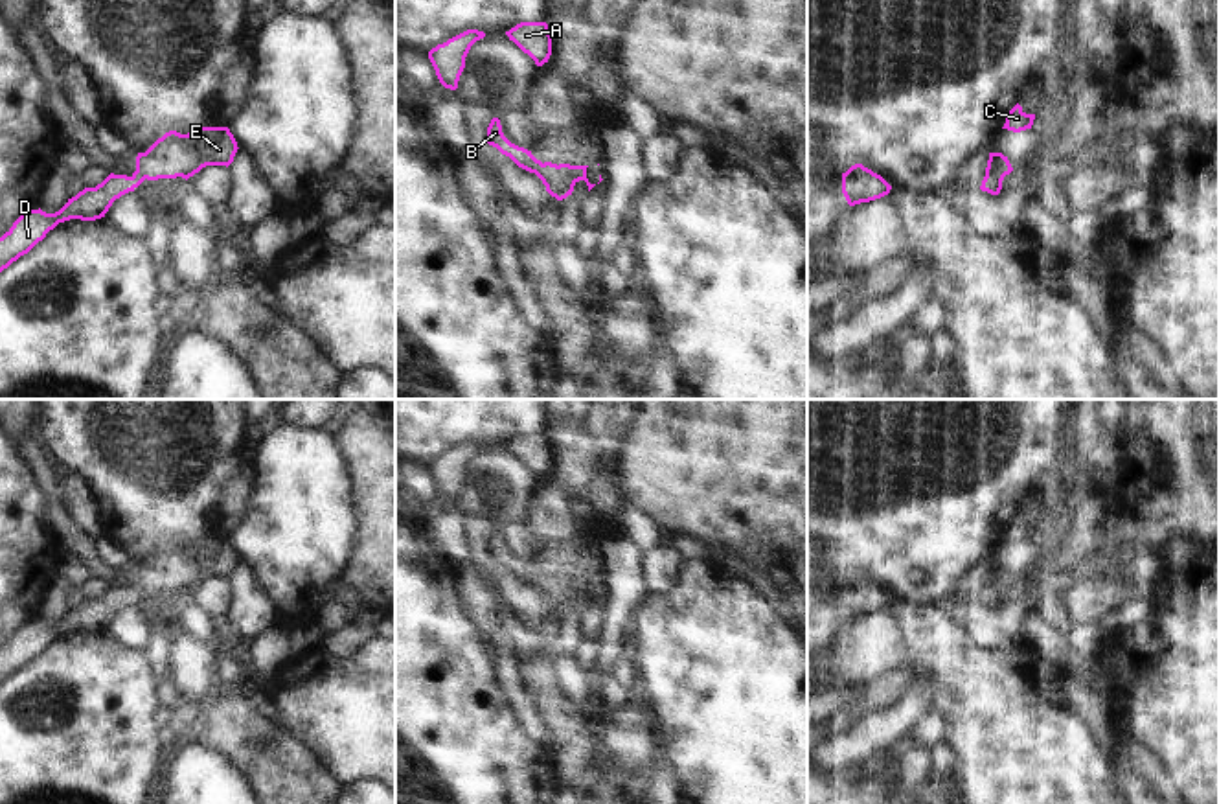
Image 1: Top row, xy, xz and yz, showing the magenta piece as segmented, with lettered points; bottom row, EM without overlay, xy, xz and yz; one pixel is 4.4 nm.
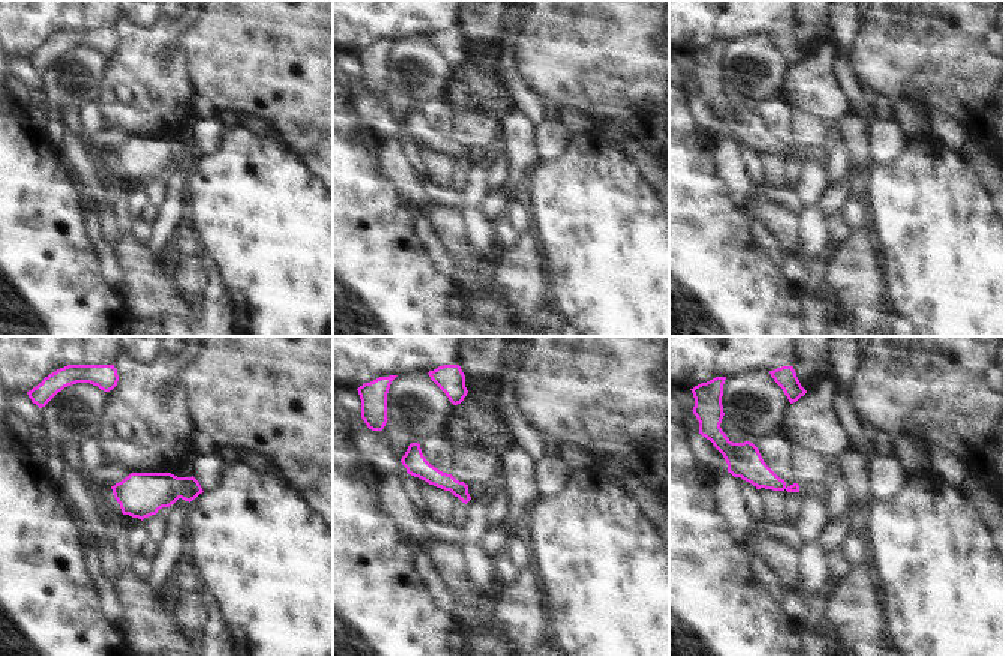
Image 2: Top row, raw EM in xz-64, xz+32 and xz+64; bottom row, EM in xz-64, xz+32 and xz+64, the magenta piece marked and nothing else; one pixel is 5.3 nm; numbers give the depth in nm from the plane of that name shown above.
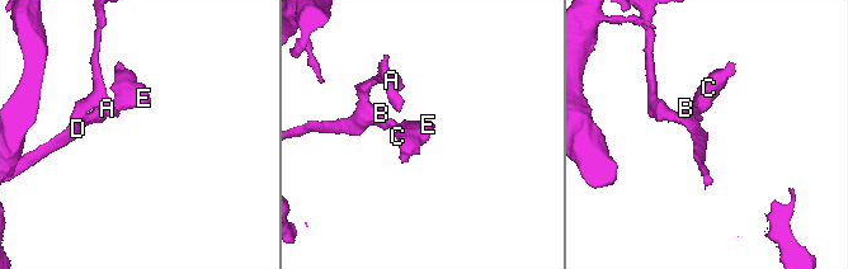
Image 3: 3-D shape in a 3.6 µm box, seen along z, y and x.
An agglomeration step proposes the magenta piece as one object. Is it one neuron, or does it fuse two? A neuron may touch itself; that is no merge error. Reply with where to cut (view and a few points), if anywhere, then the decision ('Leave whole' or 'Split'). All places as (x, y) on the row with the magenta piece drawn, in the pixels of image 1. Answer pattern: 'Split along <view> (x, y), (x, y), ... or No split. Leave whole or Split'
No split. Leave whole.

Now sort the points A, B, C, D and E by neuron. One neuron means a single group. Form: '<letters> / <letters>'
A B C D E

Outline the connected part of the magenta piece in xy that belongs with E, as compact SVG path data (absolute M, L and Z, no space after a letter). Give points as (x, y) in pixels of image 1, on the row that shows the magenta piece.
M200 127L188 134L180 134L177 131L165 132L158 138L145 153L138 153L136 156L136 171L127 175L110 173L101 184L96 188L85 188L75 197L68 199L68 202L55 213L46 213L39 210L26 210L13 226L0 237L0 272L7 269L20 256L28 254L39 241L46 237L50 230L53 230L59 223L70 219L81 221L96 221L105 217L108 208L121 195L134 191L145 178L189 178L199 173L206 166L230 166L237 153L237 142L228 127Z

